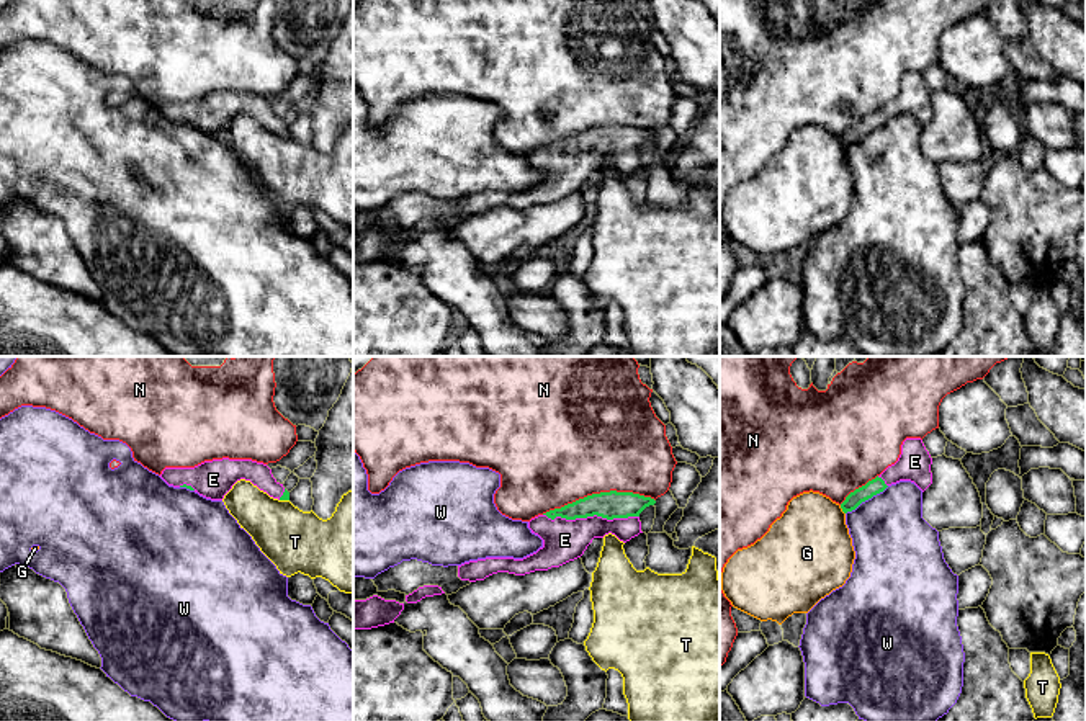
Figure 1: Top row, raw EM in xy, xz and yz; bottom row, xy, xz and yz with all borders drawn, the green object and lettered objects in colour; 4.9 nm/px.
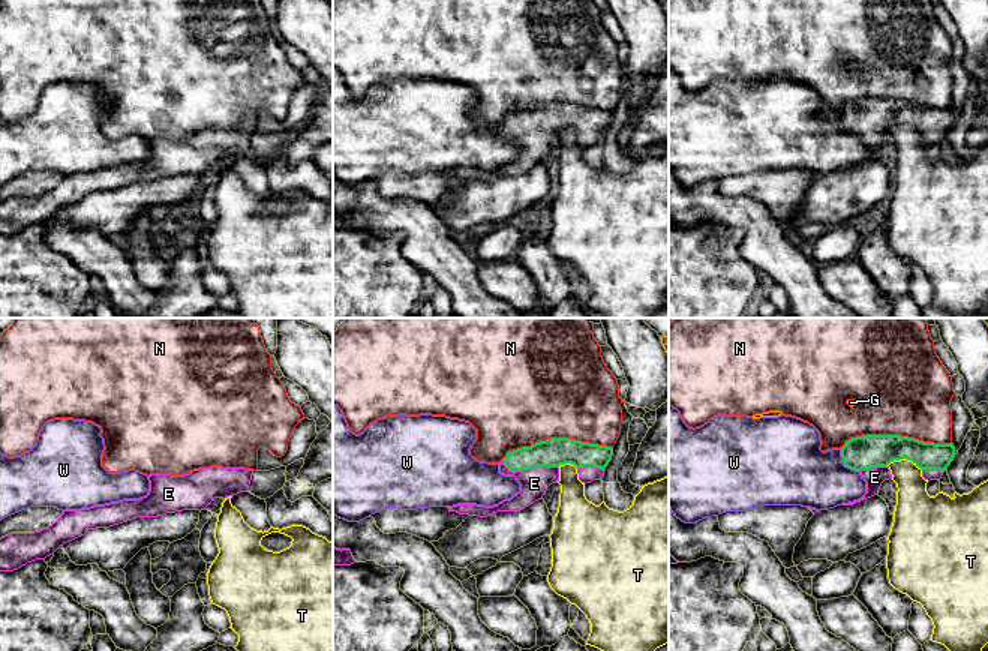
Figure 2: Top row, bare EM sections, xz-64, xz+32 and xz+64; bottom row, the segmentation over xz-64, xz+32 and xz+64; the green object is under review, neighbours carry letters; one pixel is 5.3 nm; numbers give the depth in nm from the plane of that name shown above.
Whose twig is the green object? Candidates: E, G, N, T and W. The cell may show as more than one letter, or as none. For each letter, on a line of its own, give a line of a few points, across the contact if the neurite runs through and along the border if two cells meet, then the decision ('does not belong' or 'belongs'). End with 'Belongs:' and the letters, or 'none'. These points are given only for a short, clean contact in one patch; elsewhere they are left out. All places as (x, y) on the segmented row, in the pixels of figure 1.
E: belongs
G: does not belong
N: does not belong
T: does not belong
W: line yz (888, 486), (846, 514); does not belong
Belongs: E

